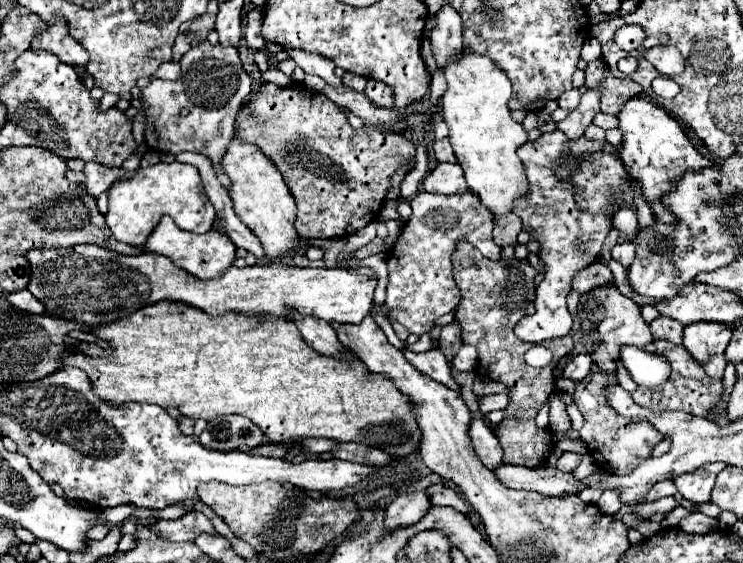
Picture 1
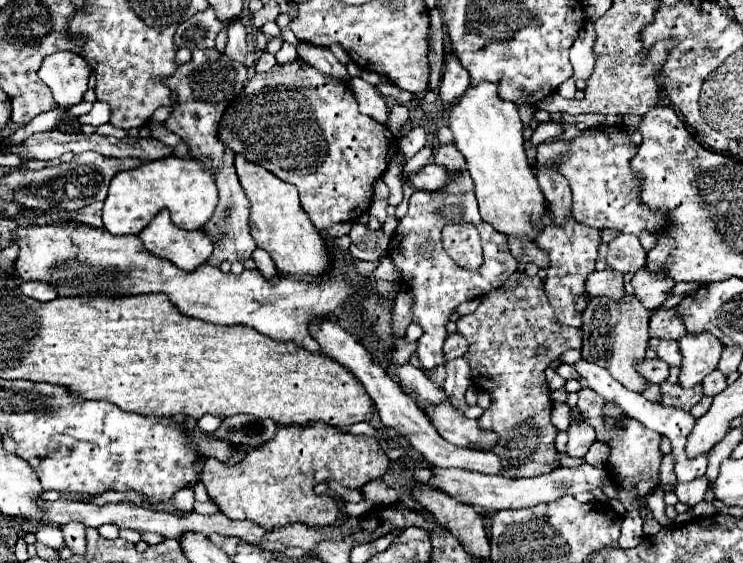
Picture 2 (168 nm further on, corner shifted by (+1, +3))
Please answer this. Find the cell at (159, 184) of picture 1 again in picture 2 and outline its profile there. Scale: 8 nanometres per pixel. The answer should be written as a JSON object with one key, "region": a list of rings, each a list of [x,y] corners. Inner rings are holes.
{"region":[[[170,155],[118,173],[110,183],[110,191],[104,201],[102,221],[112,235],[138,235],[160,213],[160,209],[172,209],[172,221],[180,229],[202,229],[210,221],[216,203],[218,189],[212,173],[208,173],[196,159]]]}

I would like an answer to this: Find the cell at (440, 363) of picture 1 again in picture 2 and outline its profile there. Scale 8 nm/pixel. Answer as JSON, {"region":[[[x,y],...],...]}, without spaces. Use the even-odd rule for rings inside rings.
{"region":[[[414,191],[410,197],[410,209],[406,217],[400,219],[400,225],[390,239],[388,255],[392,257],[396,269],[402,275],[402,281],[408,291],[412,291],[412,323],[418,323],[424,329],[424,335],[418,339],[418,359],[422,369],[434,369],[444,365],[444,339],[446,339],[446,323],[454,313],[458,303],[470,301],[488,293],[492,289],[502,287],[510,275],[518,271],[518,261],[510,255],[506,245],[506,235],[498,233],[490,223],[484,223],[478,213],[478,203],[474,193],[442,193],[442,191]],[[468,221],[472,223],[482,239],[484,247],[484,265],[480,271],[464,271],[456,267],[456,263],[446,255],[442,247],[440,233],[446,225]]]}

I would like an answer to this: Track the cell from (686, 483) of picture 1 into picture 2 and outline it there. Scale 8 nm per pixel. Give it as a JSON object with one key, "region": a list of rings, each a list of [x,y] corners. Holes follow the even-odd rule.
{"region":[[[702,475],[700,479],[694,479],[694,481],[688,481],[688,483],[678,483],[674,487],[674,493],[678,495],[678,501],[694,507],[696,503],[704,501],[704,495],[706,495],[708,487],[710,487],[708,477]]]}

